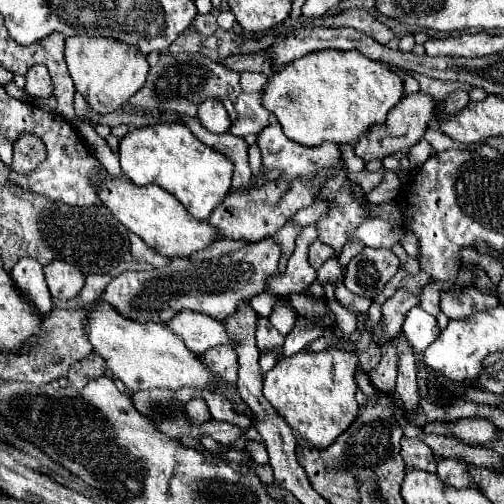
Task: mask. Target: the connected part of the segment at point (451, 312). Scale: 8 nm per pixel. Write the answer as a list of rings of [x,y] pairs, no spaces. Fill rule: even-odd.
[[[473,287],[461,293],[445,293],[441,295],[441,311],[449,319],[463,319],[479,311],[489,311],[499,305],[499,299],[493,295],[485,295]]]

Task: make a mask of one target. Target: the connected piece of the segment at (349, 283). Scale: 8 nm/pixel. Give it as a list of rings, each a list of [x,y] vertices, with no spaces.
[[[363,247],[347,265],[345,287],[367,299],[375,299],[397,269],[399,259],[391,249]]]

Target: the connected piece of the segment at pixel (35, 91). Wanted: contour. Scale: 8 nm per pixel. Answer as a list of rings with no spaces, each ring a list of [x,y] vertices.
[[[35,65],[35,67],[29,67],[27,69],[27,75],[25,75],[25,91],[31,95],[31,97],[49,97],[53,93],[51,89],[51,77],[49,77],[49,71],[47,67],[43,65]]]

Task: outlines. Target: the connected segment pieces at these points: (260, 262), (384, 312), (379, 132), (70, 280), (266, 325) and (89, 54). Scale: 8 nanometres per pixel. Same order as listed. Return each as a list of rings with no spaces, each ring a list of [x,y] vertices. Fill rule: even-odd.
[[[267,237],[259,243],[245,245],[237,251],[211,261],[191,261],[189,257],[171,257],[171,263],[159,269],[125,271],[117,275],[103,291],[101,301],[133,321],[167,323],[183,309],[205,313],[217,321],[231,317],[241,303],[249,303],[255,295],[267,291],[269,277],[279,273],[281,245]]]
[[[397,291],[391,299],[387,299],[381,305],[381,333],[373,333],[371,343],[379,345],[383,341],[389,341],[395,337],[395,333],[401,331],[401,323],[405,319],[405,313],[419,305],[419,295],[411,295],[407,291]]]
[[[415,93],[415,95],[403,97],[401,103],[397,103],[389,111],[387,123],[383,123],[383,127],[371,127],[371,131],[363,139],[359,139],[359,143],[355,143],[357,157],[361,157],[363,161],[371,161],[371,159],[383,159],[383,157],[395,155],[395,153],[407,153],[417,141],[423,139],[423,133],[429,127],[429,121],[433,119],[435,105],[437,105],[437,101],[425,93]]]
[[[51,261],[49,265],[43,267],[43,271],[53,299],[67,301],[73,299],[83,289],[85,275],[75,265],[63,261]]]
[[[257,317],[257,333],[255,333],[255,339],[257,339],[257,347],[261,351],[267,351],[267,349],[273,349],[273,347],[281,347],[285,337],[269,323],[267,317]]]
[[[69,37],[65,41],[65,61],[75,91],[79,91],[89,107],[101,115],[113,113],[127,103],[127,99],[143,87],[149,73],[147,59],[133,45],[105,37]]]

